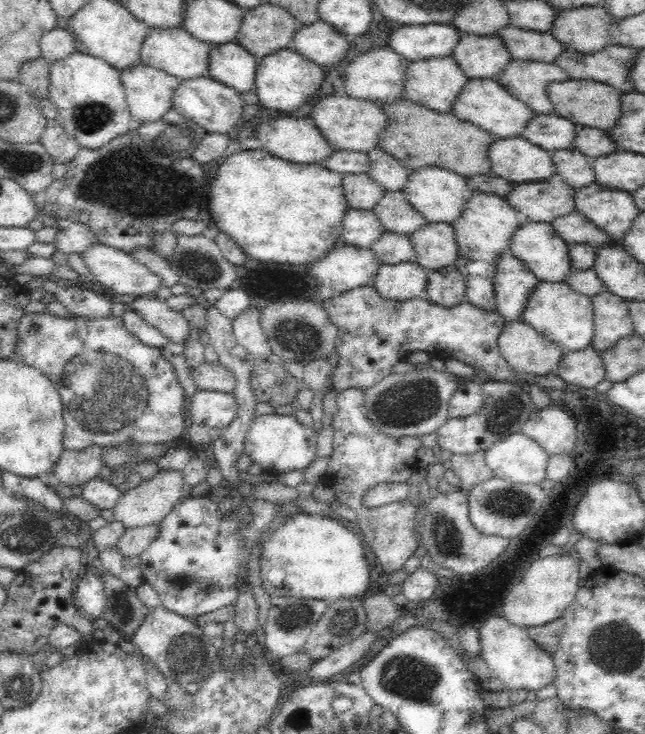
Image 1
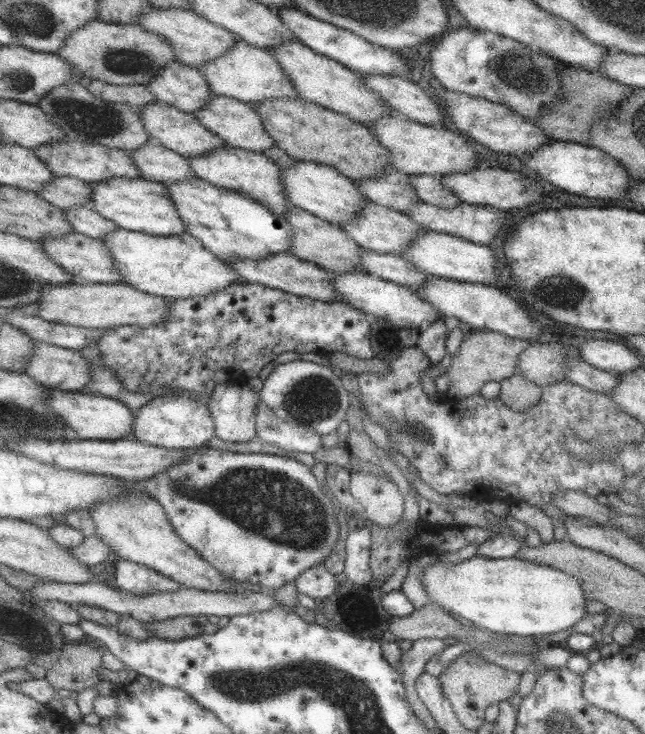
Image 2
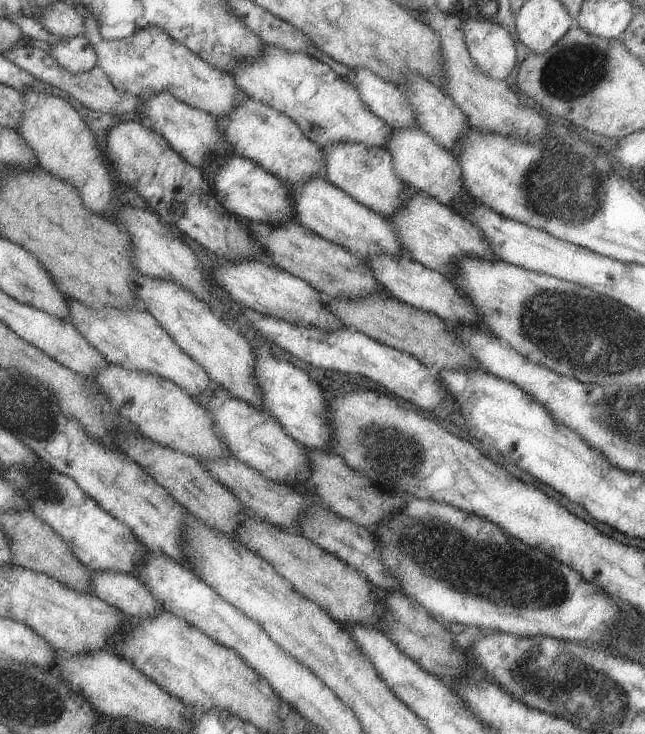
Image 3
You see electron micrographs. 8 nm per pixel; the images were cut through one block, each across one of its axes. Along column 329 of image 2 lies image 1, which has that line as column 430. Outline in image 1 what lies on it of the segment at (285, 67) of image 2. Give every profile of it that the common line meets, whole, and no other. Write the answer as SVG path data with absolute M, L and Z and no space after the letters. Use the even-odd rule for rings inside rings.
M432 58L432 60L420 60L420 62L408 62L406 76L404 76L404 98L412 100L432 112L448 112L452 114L452 106L456 104L456 98L460 98L462 88L468 84L468 76L464 70L456 64L454 58Z

